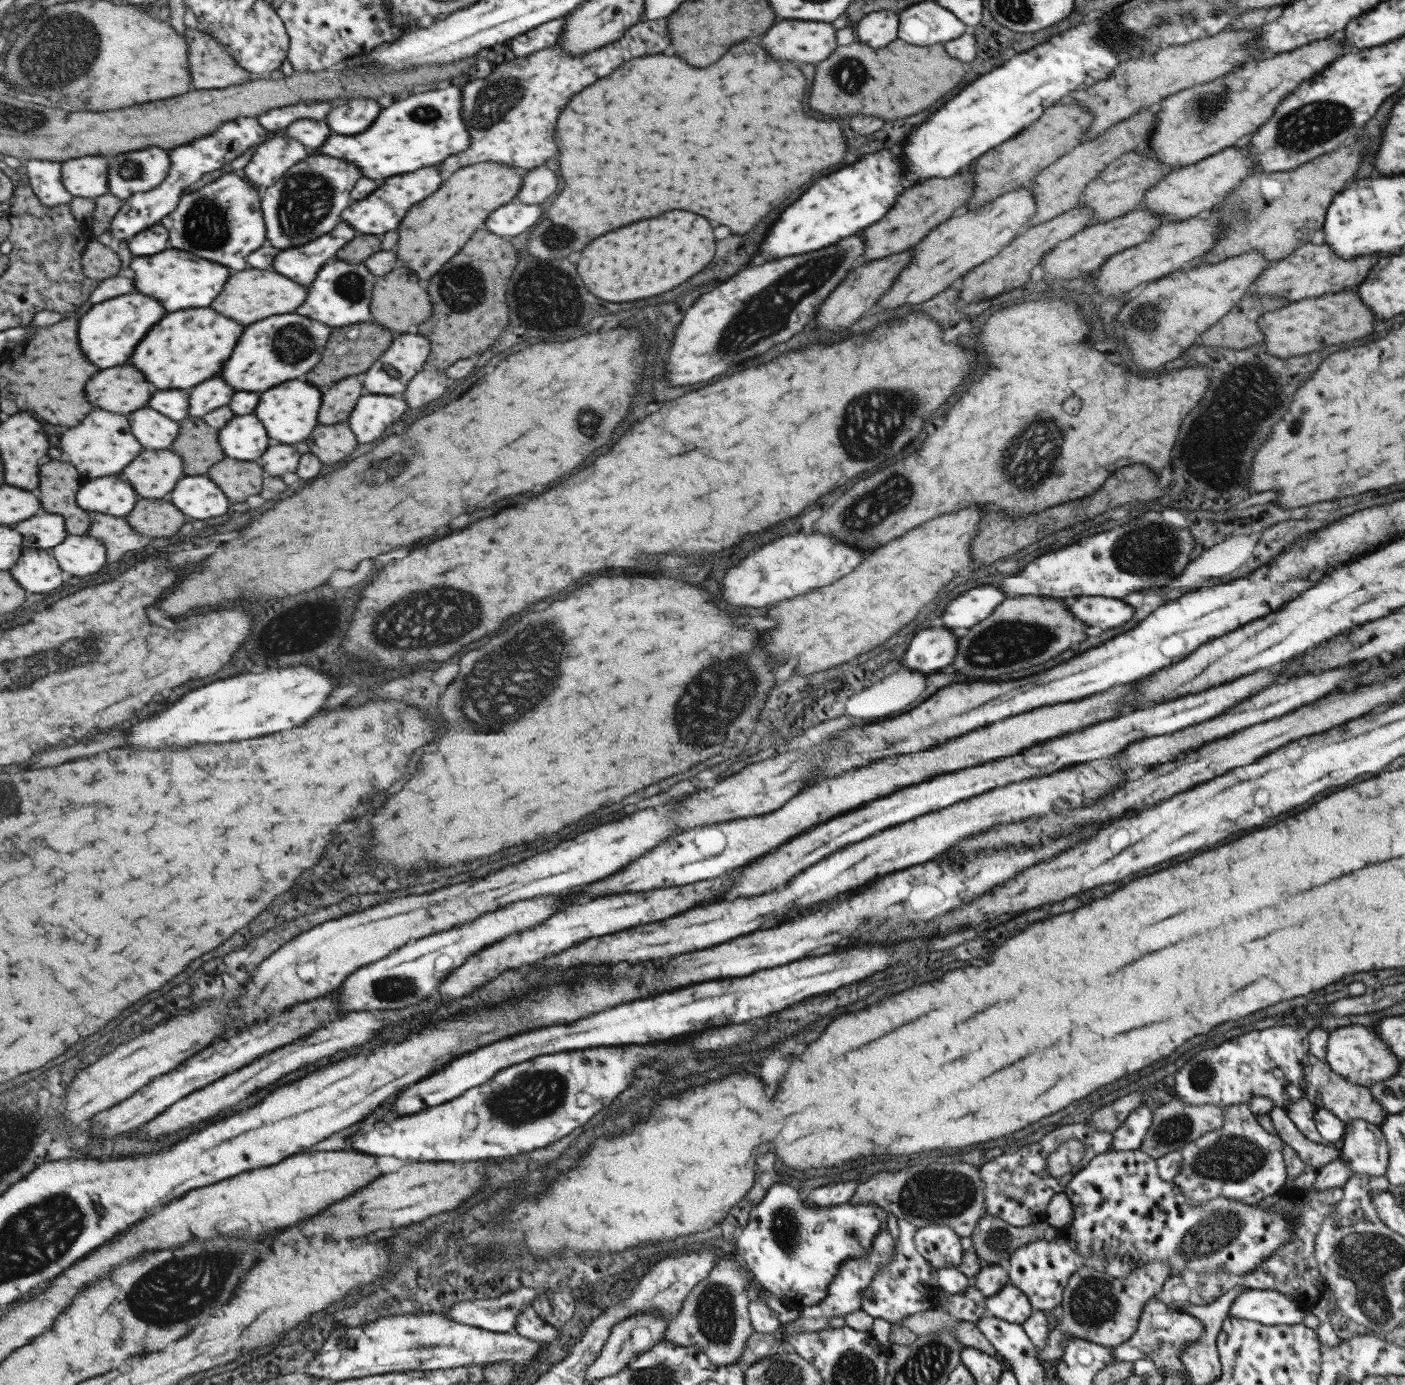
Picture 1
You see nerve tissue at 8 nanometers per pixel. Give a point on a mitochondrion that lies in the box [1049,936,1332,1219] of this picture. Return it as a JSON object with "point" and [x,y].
{"point":[1234,1157]}

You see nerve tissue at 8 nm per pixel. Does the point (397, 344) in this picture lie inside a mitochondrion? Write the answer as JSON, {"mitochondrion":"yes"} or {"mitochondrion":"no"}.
{"mitochondrion":"no"}

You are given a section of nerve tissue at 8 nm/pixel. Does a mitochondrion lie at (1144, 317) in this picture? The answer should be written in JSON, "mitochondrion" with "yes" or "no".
{"mitochondrion":"yes"}

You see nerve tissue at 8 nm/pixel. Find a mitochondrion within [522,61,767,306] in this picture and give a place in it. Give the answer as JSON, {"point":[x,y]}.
{"point":[555,239]}

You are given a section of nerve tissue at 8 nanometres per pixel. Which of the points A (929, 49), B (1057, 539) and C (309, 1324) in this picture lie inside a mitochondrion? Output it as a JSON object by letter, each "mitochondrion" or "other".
{"A":"other","B":"other","C":"other"}

